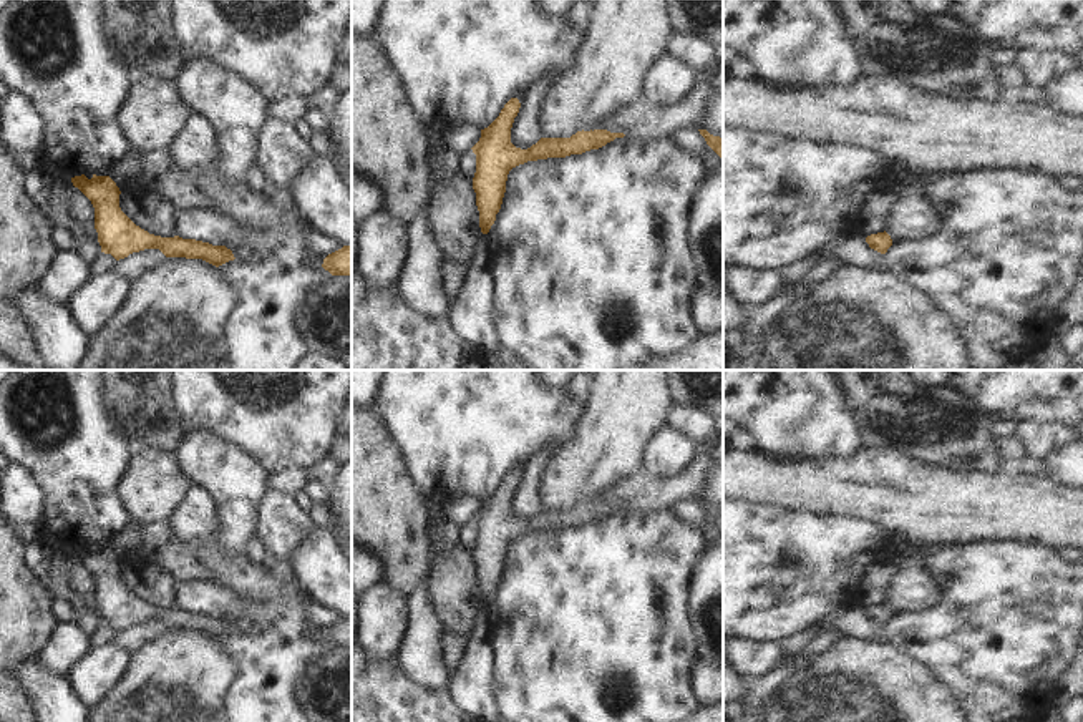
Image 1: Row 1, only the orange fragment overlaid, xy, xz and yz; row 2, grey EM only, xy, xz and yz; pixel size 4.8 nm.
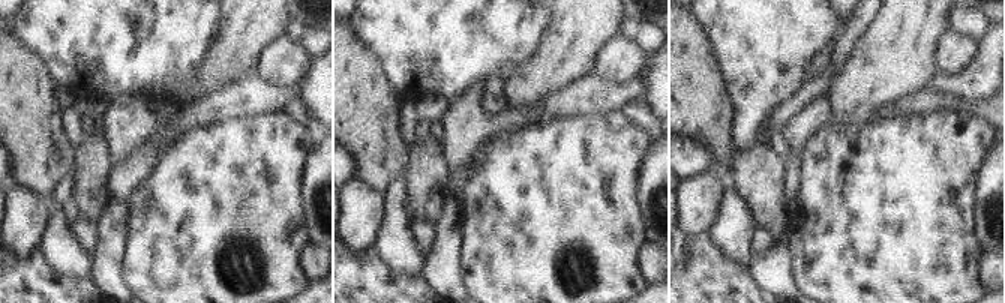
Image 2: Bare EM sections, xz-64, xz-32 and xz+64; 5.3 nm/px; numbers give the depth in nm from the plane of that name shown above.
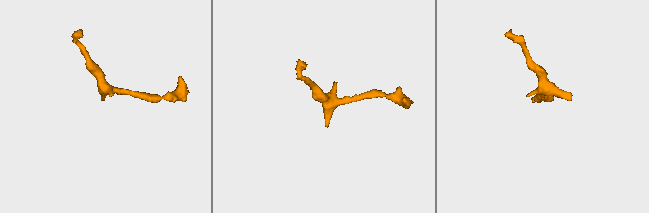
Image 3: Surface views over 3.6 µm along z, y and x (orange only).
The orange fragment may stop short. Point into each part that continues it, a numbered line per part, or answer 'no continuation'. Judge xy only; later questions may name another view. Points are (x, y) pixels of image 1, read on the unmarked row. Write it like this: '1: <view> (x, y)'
no continuation.

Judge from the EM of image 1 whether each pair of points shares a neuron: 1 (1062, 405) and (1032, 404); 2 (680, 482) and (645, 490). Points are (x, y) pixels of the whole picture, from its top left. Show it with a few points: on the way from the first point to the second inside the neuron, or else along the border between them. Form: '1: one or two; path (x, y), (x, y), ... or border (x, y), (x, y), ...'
1: one; path (1055, 404), (1039, 404)
2: one; path (672, 490), (654, 490)

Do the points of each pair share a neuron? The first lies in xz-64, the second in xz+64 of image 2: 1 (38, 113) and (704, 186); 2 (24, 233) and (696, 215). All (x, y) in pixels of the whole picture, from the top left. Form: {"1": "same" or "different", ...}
{"1": "different", "2": "same"}

